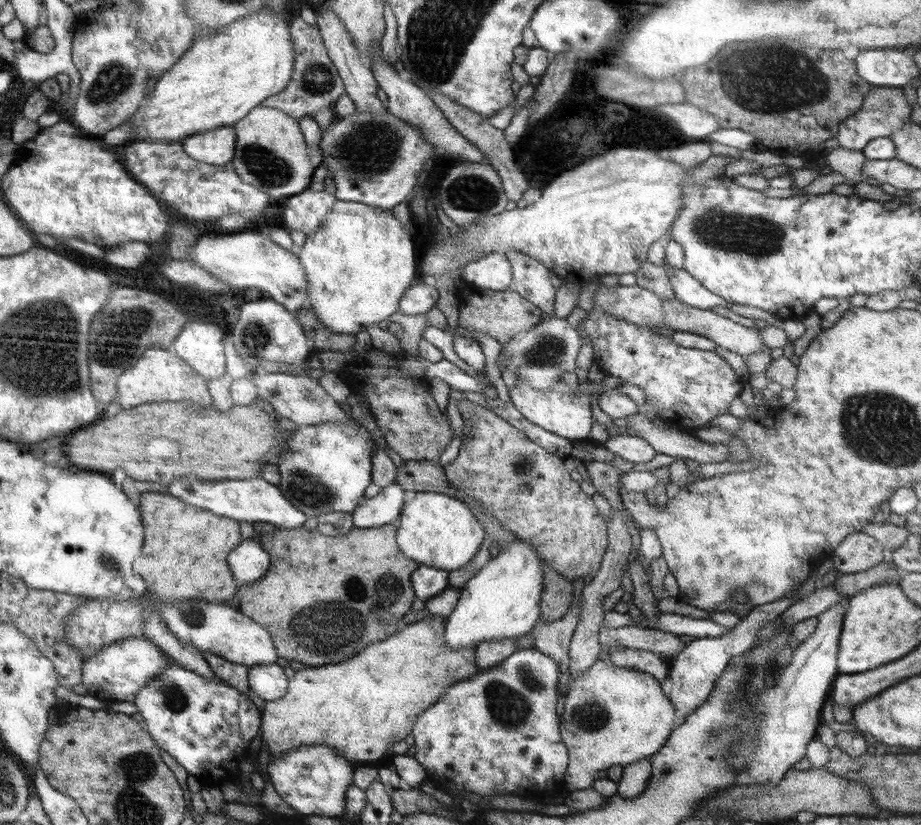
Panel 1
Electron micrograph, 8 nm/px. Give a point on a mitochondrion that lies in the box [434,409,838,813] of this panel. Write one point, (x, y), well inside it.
(510, 702)

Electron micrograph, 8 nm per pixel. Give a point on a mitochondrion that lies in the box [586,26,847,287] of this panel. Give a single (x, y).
(777, 79)

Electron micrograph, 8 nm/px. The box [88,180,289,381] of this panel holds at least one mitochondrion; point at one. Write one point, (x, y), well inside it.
(104, 356)

